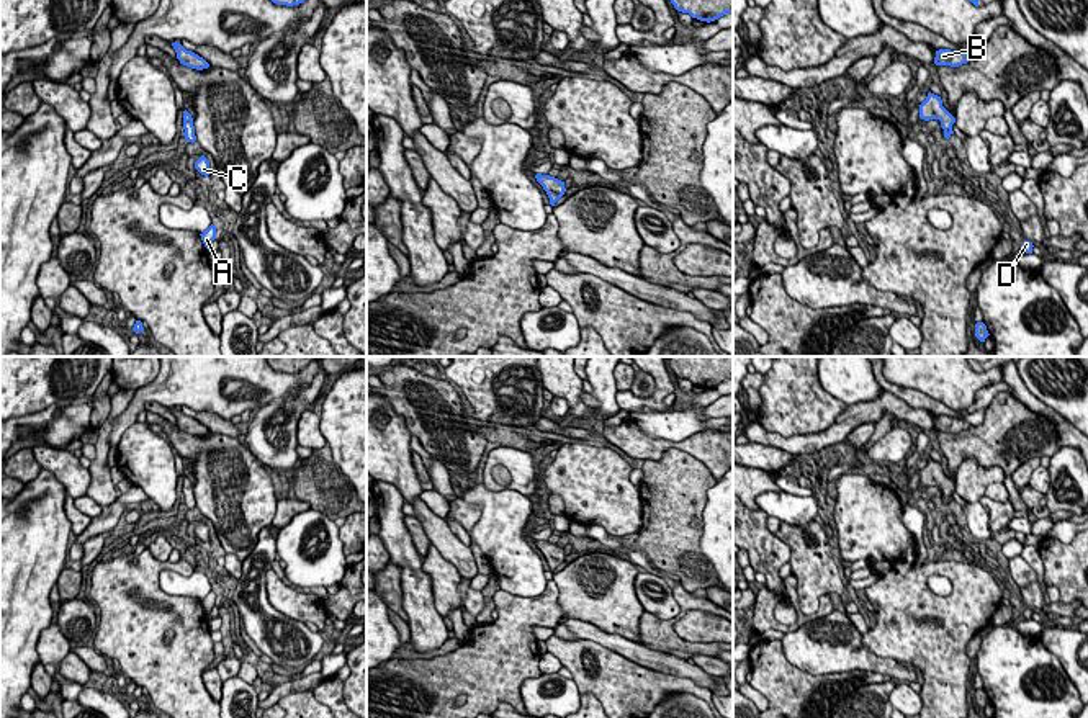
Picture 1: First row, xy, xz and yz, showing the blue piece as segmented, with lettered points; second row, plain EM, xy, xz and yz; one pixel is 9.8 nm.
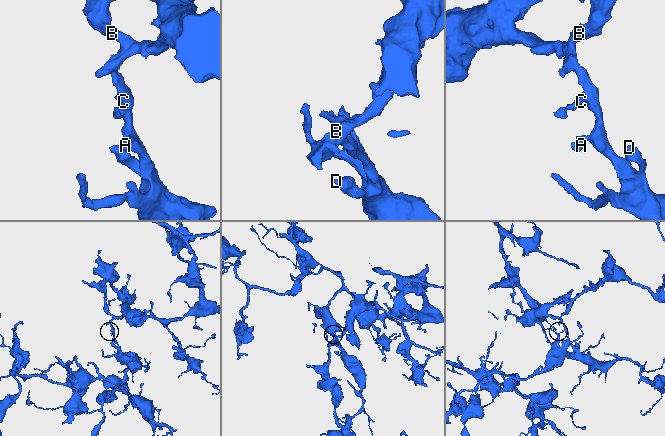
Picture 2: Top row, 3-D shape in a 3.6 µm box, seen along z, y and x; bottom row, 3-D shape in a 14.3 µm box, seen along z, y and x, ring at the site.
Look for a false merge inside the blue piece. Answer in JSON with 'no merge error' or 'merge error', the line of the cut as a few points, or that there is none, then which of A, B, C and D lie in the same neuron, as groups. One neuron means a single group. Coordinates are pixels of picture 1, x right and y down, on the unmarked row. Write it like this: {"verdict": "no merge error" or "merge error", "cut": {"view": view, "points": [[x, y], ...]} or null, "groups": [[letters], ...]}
{"verdict": "no merge error", "cut": null, "groups": [["A", "B", "C", "D"]]}

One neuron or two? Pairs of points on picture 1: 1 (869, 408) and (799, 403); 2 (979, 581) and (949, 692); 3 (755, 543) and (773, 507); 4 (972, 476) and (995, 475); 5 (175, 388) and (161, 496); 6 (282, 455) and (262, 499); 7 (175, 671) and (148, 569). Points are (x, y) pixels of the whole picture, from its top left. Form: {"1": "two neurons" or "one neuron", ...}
{"1": "two neurons", "2": "one neuron", "3": "two neurons", "4": "one neuron", "5": "two neurons", "6": "two neurons", "7": "one neuron"}

